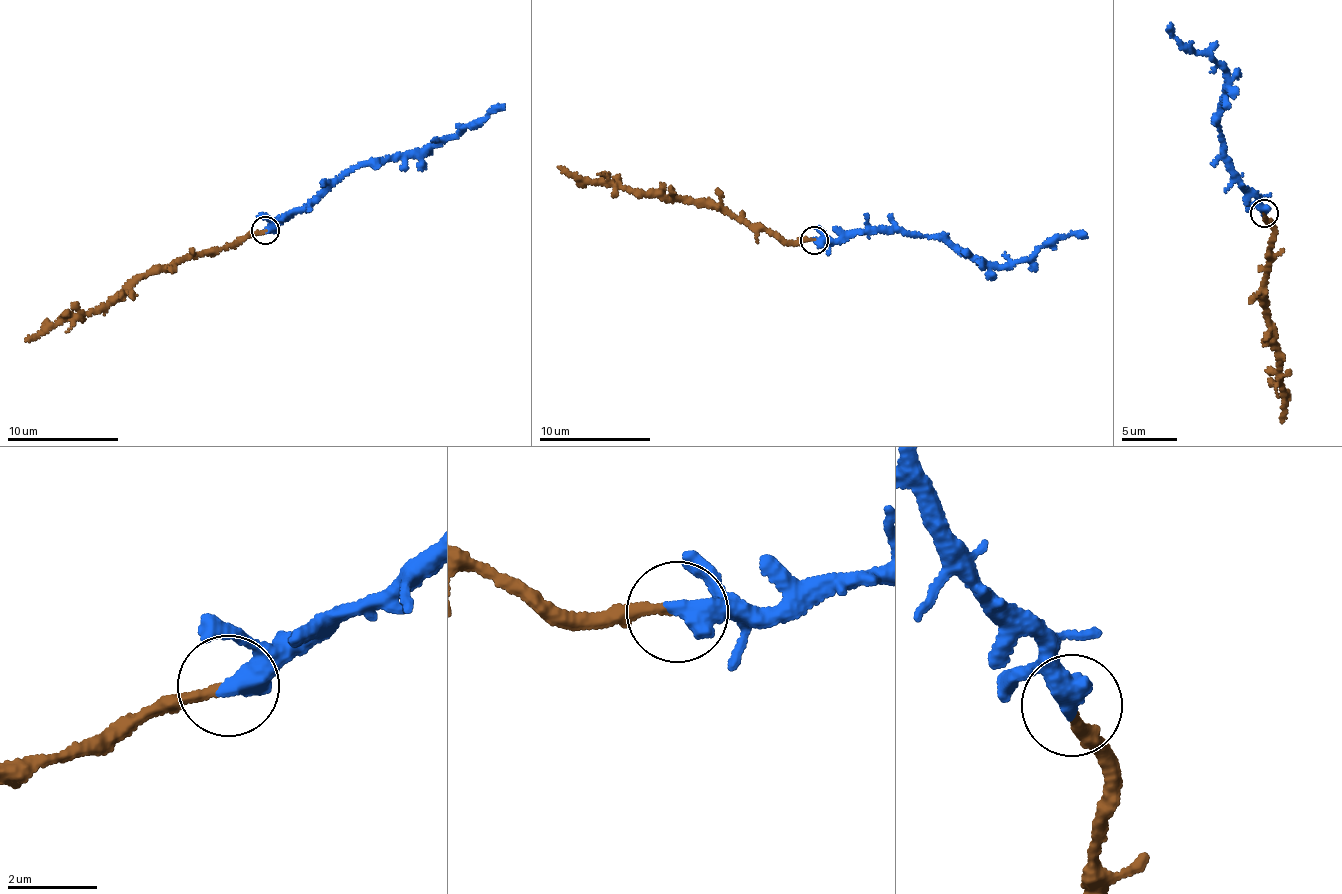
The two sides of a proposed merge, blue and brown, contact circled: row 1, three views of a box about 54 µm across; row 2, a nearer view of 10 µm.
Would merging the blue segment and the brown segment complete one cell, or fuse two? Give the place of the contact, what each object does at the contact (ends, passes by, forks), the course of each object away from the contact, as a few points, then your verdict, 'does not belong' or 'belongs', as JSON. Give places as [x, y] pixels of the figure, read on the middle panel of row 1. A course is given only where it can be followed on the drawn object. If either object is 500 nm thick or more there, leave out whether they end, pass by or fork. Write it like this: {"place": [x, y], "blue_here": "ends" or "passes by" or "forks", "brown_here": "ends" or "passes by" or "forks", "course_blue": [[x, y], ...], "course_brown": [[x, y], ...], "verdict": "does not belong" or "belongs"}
{"place": [814, 240], "course_blue": [[814, 239], [875, 229], [944, 236], [1000, 265], [1027, 260], [1040, 246], [1072, 235], [1087, 237]], "course_brown": [[814, 239], [787, 242], [717, 207], [642, 196], [614, 185], [583, 184], [558, 167]], "verdict": "belongs"}

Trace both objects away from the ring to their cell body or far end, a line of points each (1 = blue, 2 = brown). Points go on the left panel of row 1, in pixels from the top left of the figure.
1: (266, 230), (317, 202), (347, 173), (458, 138), (466, 127), (480, 124), (490, 110), (504, 104)
2: (266, 230), (137, 275), (105, 305), (49, 326), (25, 341)

